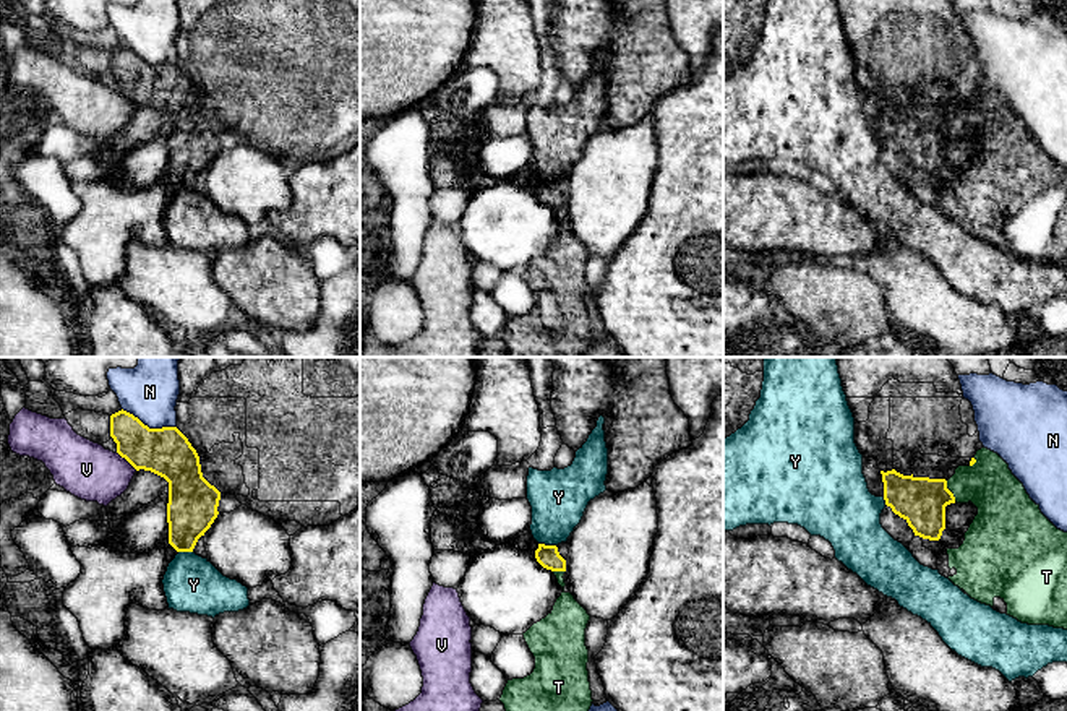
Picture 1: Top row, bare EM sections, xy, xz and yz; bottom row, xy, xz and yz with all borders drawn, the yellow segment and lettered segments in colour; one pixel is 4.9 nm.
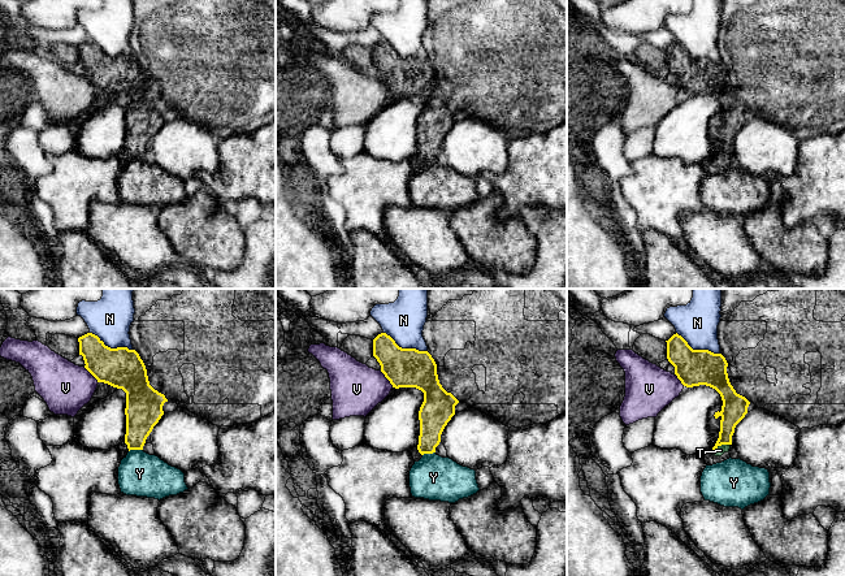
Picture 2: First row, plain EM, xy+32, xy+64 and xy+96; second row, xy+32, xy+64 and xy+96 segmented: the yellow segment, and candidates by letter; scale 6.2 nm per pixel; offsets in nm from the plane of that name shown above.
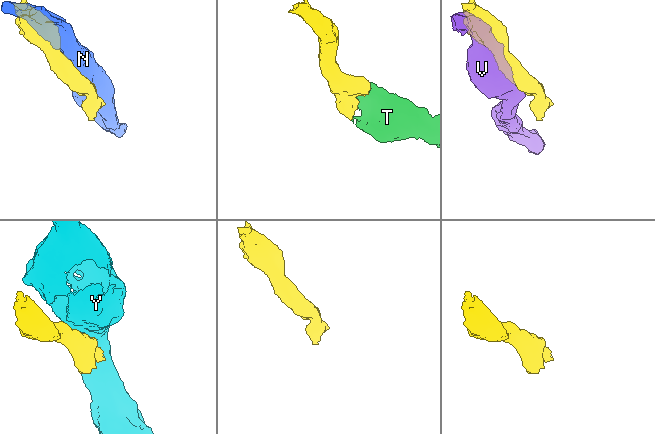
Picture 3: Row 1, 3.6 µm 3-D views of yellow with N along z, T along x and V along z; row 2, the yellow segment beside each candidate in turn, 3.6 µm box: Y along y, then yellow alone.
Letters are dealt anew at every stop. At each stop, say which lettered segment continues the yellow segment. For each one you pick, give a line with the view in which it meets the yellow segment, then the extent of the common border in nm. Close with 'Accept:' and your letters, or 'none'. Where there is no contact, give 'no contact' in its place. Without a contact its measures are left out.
T: contact in yz; length 120 nm
Accept: T

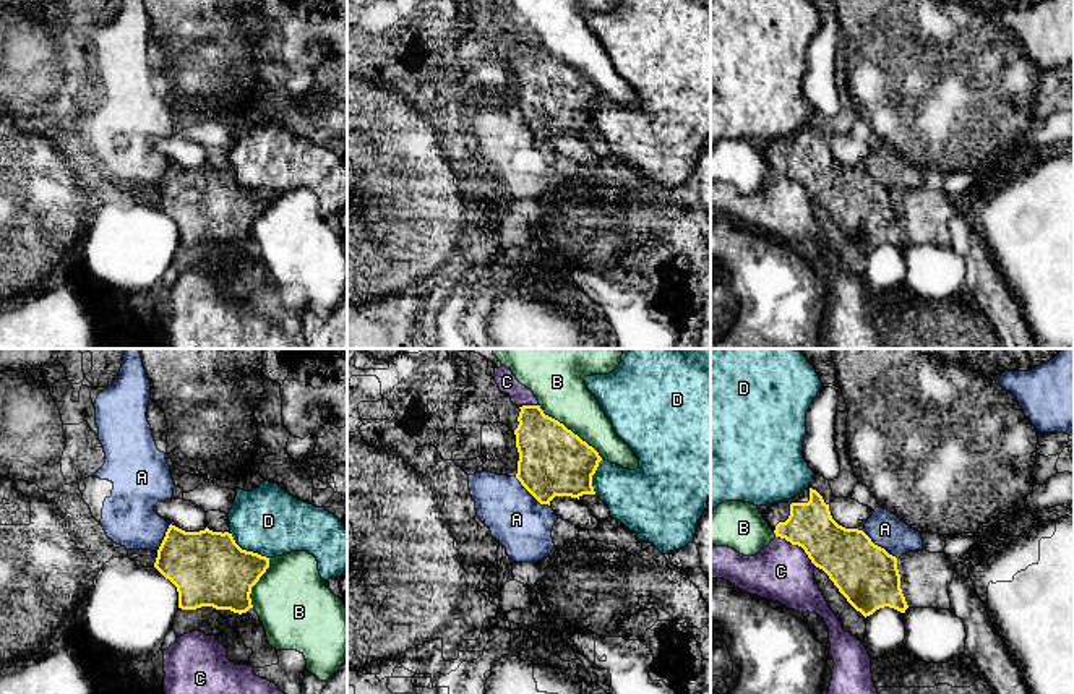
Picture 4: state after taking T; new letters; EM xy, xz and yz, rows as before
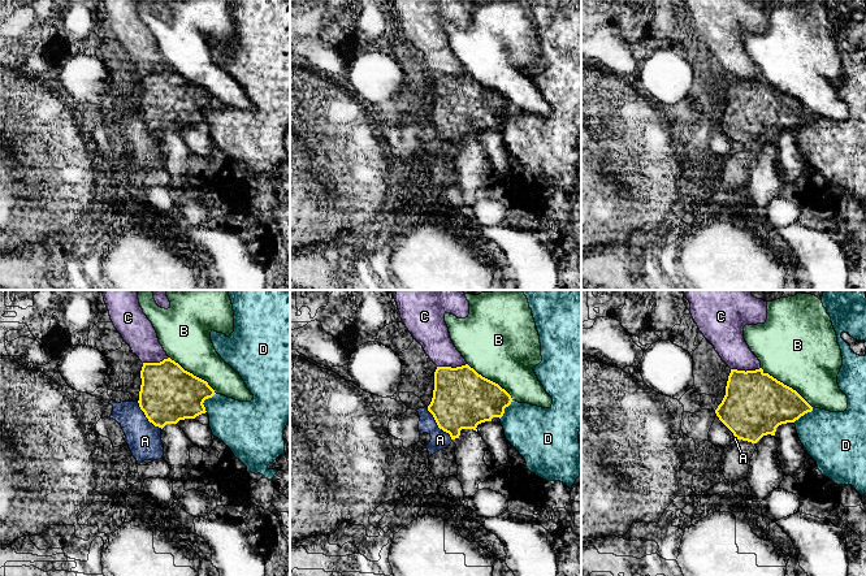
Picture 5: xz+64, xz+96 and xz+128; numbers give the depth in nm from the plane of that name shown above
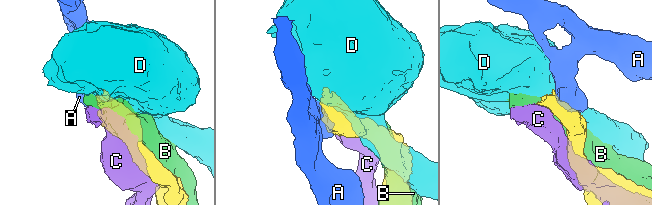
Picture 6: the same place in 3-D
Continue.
Accept: none

